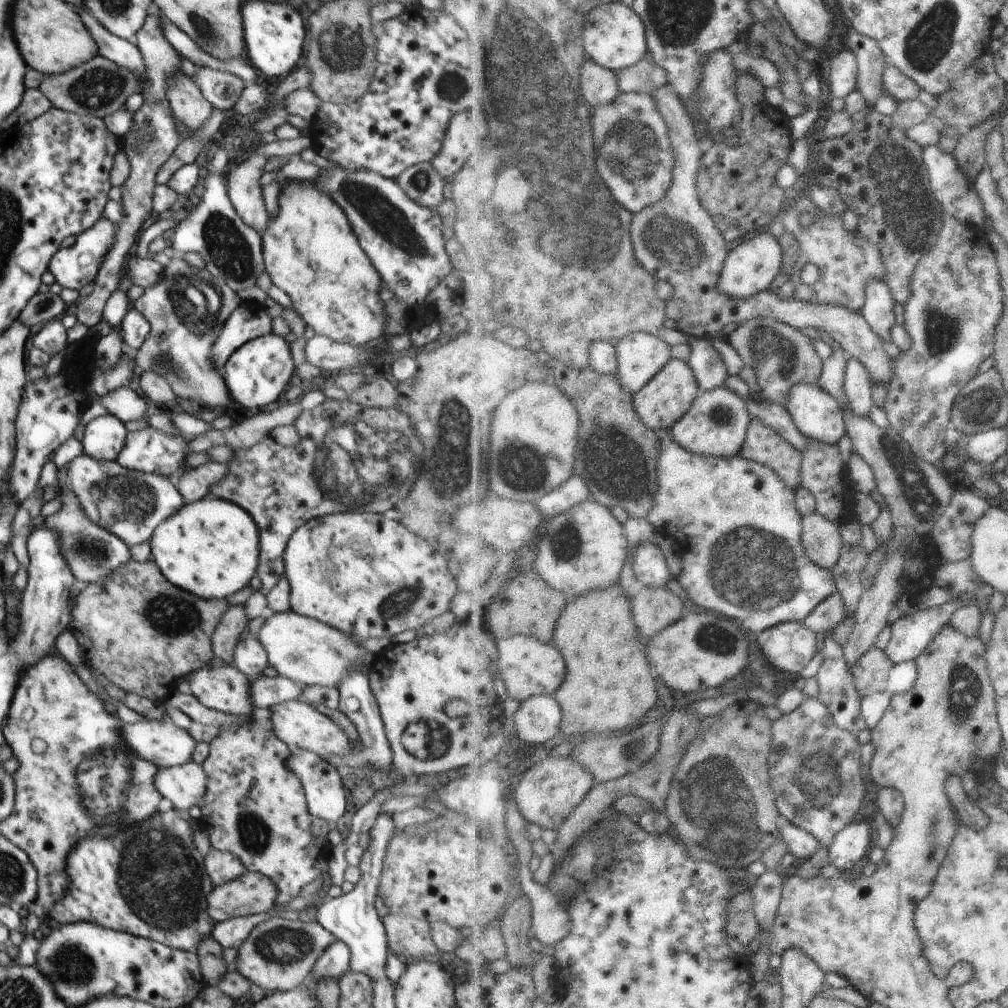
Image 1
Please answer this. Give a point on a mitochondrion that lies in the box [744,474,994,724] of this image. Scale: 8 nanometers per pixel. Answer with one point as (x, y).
(965, 674)

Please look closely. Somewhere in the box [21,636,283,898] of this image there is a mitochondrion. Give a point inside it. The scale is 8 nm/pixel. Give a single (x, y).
(105, 783)

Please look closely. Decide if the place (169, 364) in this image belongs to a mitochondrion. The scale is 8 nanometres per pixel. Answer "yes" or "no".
yes

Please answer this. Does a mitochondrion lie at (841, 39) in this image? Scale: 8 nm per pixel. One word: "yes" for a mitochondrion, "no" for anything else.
no

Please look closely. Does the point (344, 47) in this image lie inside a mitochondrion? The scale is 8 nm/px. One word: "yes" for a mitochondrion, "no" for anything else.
yes

